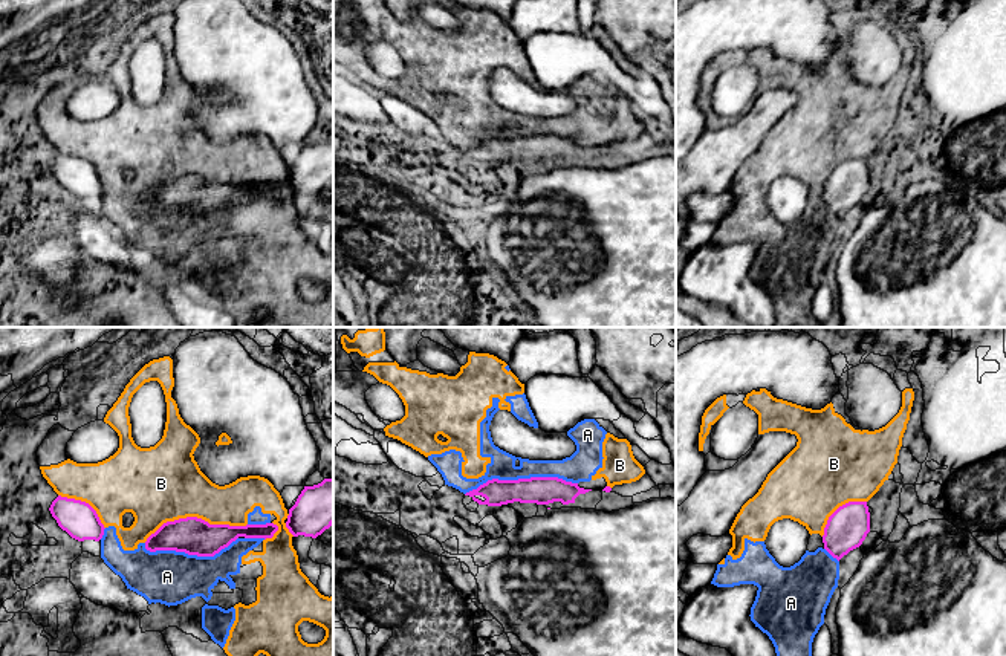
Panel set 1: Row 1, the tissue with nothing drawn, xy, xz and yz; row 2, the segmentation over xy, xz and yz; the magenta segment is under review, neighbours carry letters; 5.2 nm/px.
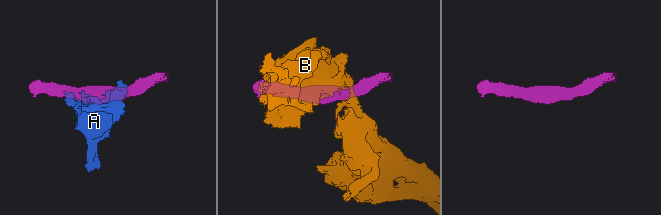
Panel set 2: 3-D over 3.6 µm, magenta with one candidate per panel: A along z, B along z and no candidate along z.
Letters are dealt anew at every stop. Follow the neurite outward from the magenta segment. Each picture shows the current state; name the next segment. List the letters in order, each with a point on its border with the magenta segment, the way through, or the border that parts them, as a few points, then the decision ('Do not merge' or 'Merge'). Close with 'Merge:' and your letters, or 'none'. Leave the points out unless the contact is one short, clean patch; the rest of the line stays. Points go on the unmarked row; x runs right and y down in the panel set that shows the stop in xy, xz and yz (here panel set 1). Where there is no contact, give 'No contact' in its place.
A: Touches magenta at xz (520, 136). Do not merge
B: Touches magenta at xy (194, 175). Do not merge
Merge: none

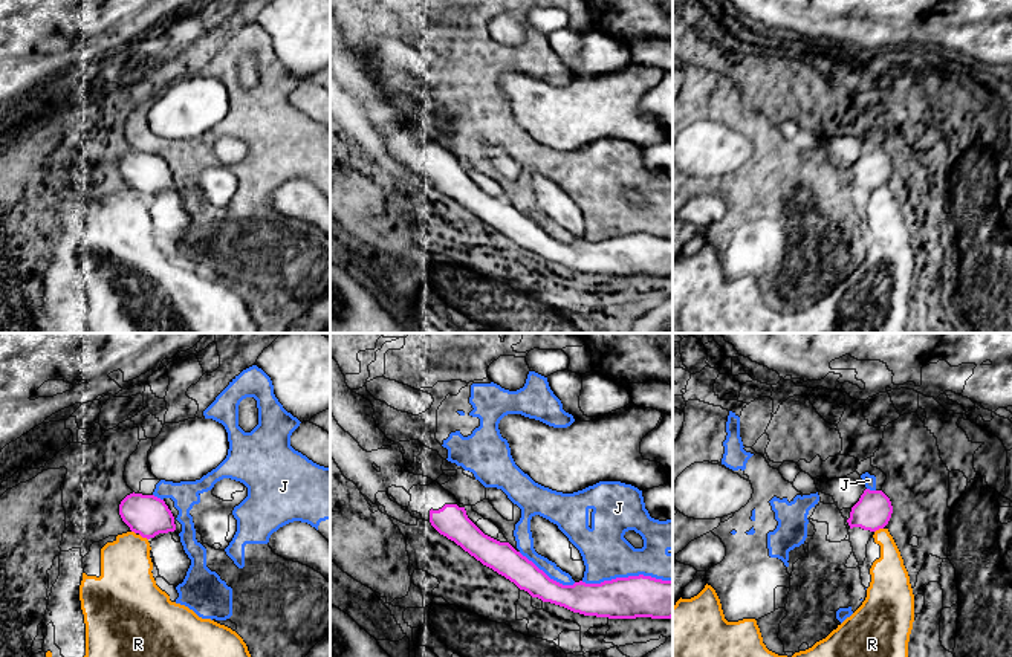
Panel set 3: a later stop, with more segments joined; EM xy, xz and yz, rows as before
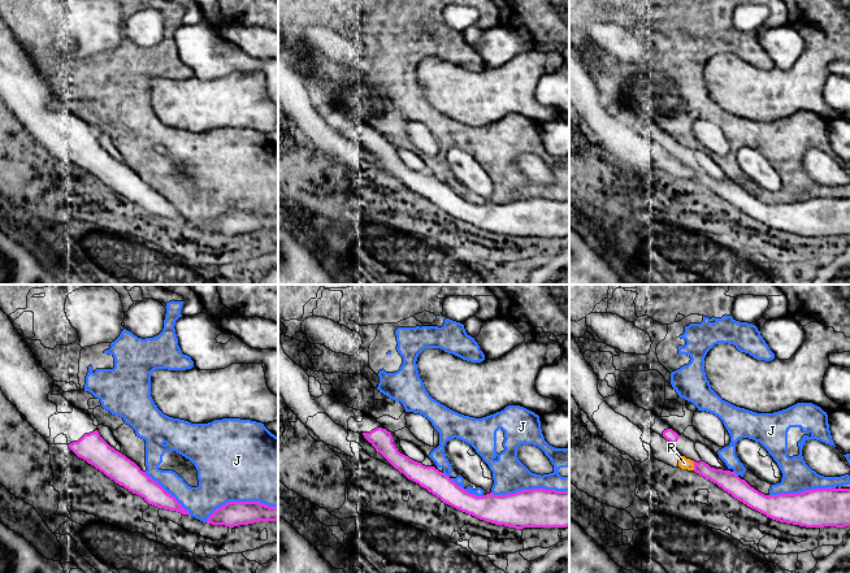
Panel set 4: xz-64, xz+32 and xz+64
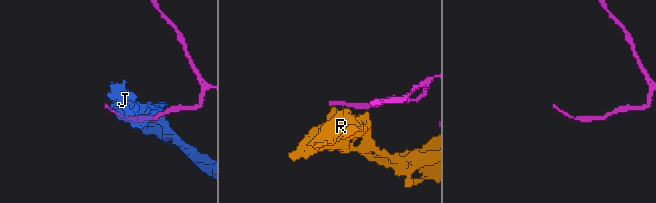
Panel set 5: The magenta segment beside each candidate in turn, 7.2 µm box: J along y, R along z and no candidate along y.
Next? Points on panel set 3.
J: Touches magenta at xz (626, 236). Do not merge
R: Touches magenta at xy (144, 194). Boundary: xy (139, 191), (147, 197). Do not merge
Merge: none

